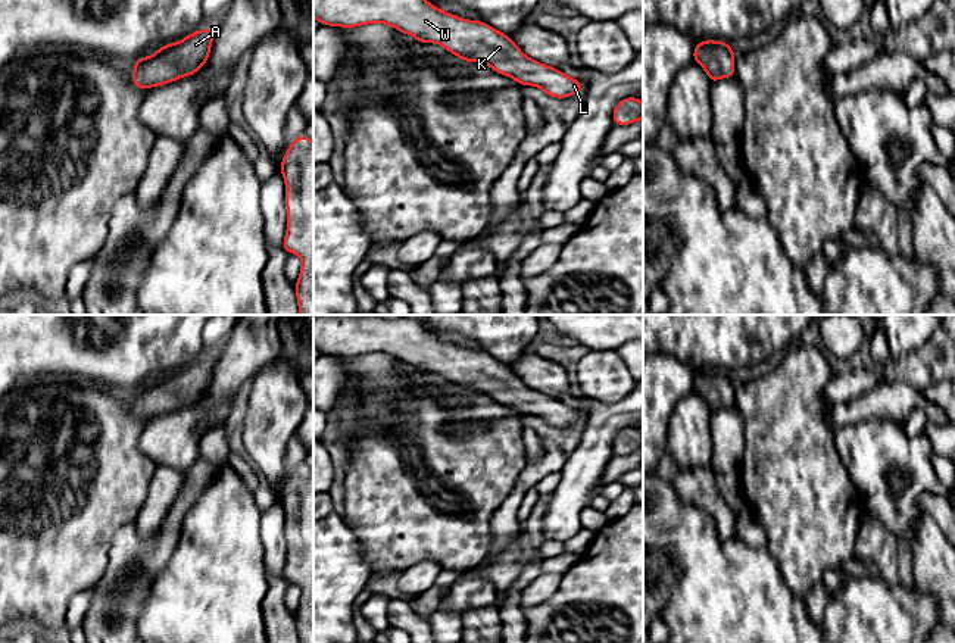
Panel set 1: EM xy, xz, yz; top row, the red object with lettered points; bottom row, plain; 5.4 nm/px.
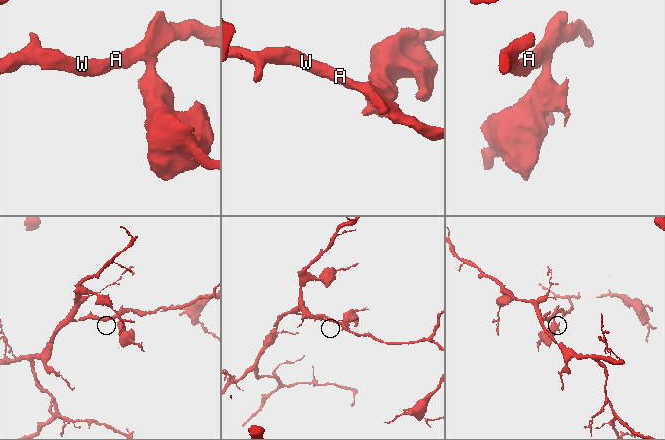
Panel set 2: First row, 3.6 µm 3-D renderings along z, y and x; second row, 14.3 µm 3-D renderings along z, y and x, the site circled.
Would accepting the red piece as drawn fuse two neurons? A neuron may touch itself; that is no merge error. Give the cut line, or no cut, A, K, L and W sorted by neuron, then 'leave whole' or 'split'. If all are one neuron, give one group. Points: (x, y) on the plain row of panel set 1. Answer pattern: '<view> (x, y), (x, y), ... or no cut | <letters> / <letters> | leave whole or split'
no cut | A K L W | leave whole

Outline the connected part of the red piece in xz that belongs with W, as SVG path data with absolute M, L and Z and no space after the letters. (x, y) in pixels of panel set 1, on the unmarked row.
M313 315L313 347L321 355L341 358L390 355L421 374L440 374L465 391L489 394L496 403L539 416L550 427L567 428L584 418L578 409L525 386L509 365L486 352L446 343L416 319Z

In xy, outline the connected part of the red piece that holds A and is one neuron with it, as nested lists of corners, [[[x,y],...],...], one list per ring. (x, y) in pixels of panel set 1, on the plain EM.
[[[216,358],[199,359],[177,372],[162,375],[149,387],[137,387],[132,413],[153,418],[194,405],[206,394]]]

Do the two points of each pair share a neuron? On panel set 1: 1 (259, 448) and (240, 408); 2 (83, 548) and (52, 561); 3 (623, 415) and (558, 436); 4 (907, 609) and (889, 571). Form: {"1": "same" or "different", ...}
{"1": "different", "2": "same", "3": "different", "4": "different"}

